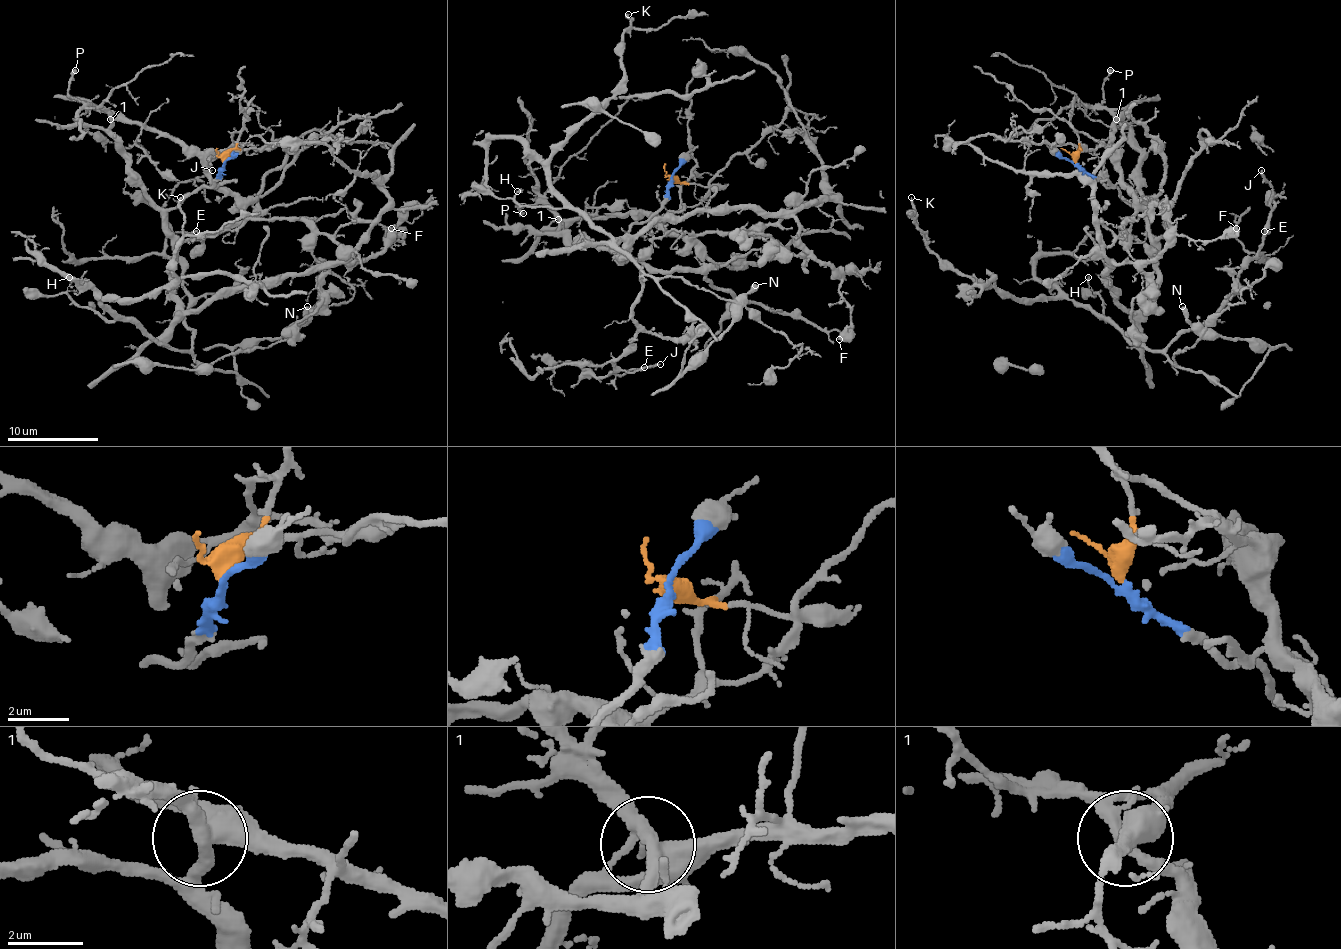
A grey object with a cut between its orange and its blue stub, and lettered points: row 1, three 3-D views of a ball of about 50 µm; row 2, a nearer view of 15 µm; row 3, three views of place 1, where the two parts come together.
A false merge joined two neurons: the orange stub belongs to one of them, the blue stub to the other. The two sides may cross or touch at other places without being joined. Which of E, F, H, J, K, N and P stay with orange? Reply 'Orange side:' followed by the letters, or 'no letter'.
Orange side: no letter

